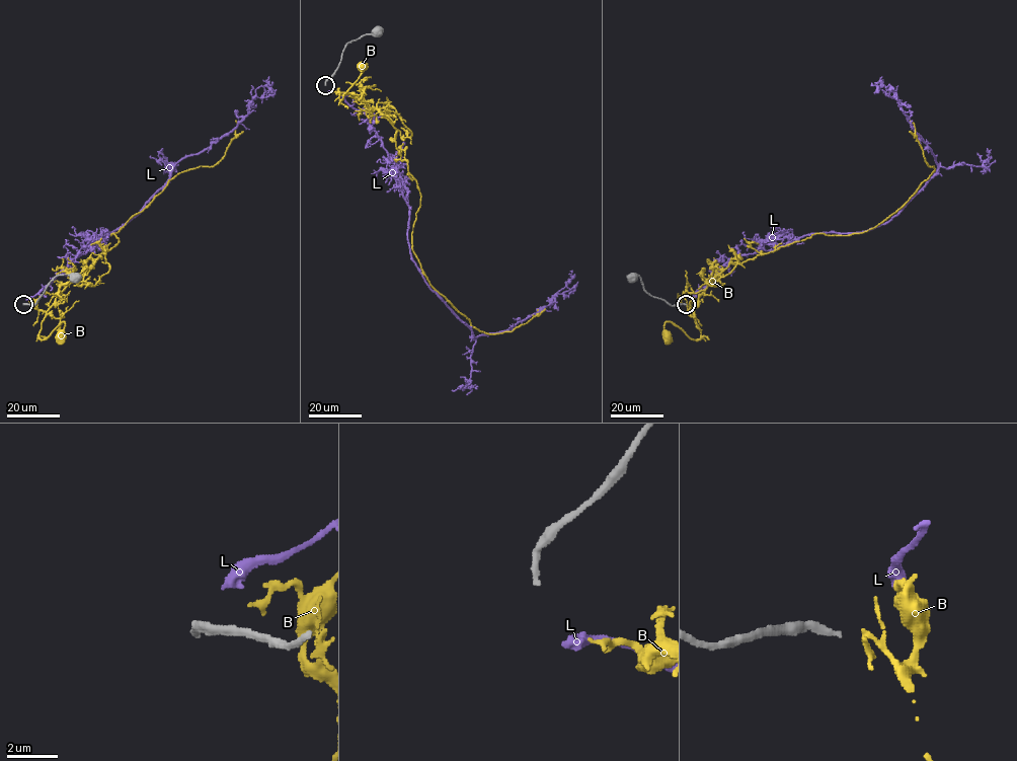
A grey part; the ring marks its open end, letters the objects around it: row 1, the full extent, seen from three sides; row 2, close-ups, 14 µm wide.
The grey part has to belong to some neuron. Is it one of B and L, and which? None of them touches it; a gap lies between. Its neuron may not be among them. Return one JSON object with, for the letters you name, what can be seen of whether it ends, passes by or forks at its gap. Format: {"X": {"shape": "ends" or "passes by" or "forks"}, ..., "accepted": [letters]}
{"L": {"shape": "ends"}, "accepted": ["L"]}

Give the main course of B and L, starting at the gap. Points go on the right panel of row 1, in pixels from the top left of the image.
B: (692, 301), (701, 336), (692, 339), (670, 321), (665, 324), (667, 336)
L: (691, 299), (711, 273), (766, 244), (884, 224), (936, 172), (930, 149), (892, 89), (871, 83)

